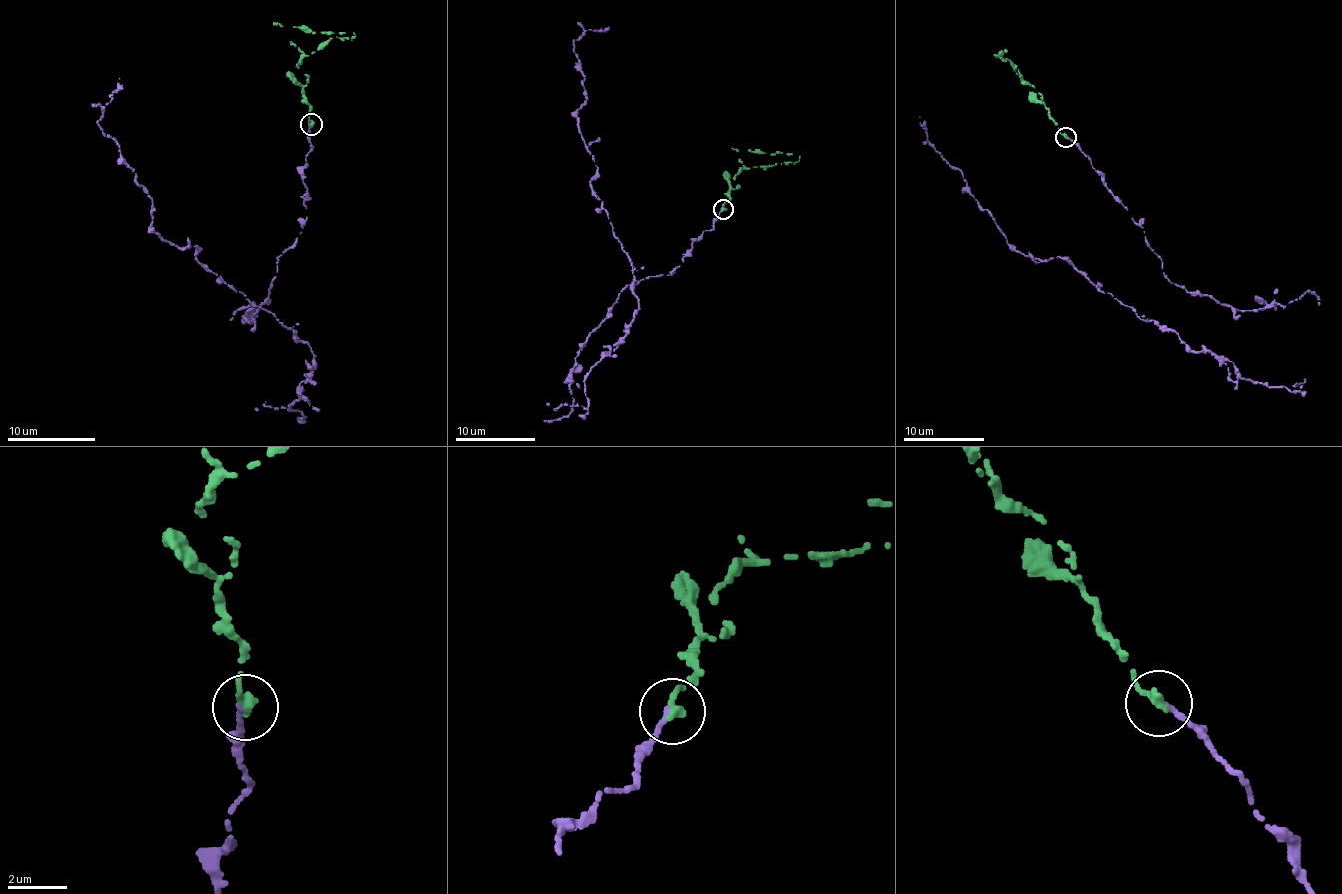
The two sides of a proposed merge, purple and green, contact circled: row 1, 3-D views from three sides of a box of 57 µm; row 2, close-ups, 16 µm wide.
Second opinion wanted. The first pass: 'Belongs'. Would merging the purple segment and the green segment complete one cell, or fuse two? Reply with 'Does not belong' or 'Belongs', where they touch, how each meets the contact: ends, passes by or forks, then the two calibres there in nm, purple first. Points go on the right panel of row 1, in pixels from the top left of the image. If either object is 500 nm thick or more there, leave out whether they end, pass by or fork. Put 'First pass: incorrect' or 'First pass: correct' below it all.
Belongs. Place: (1066, 137). At the ring purple ends. At the ring green ends. Thickness 240 nm (purple) against 340 nm
First pass: correct

